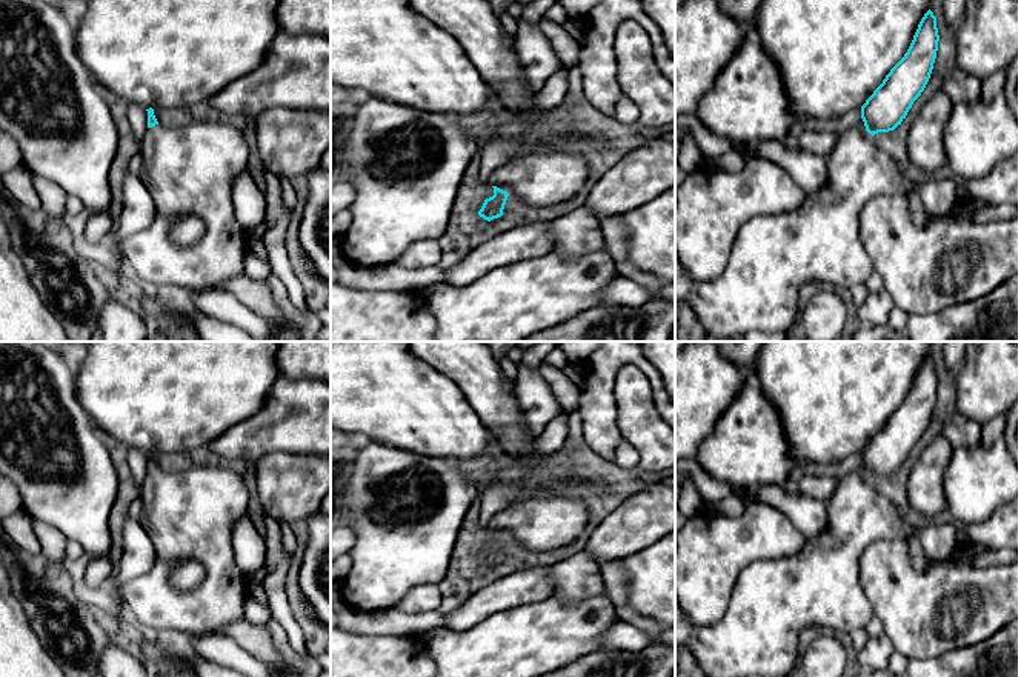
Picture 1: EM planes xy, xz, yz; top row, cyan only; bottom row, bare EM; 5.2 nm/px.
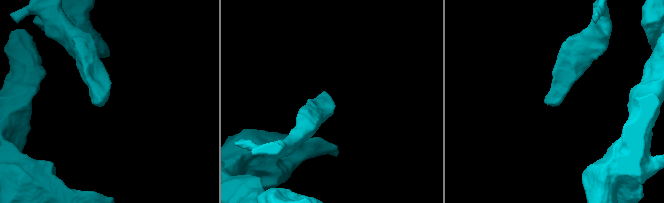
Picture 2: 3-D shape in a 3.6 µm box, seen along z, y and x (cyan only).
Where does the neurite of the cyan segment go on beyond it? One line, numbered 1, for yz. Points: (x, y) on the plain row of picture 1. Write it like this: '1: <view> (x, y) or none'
1: yz (772, 602)

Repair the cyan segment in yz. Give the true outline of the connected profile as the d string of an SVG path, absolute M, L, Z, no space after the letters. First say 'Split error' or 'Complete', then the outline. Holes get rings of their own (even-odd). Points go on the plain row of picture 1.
Split error. M929 354L921 363L904 402L861 451L864 474L844 474L826 502L827 523L793 555L755 560L740 572L726 614L712 626L694 626L675 597L675 648L689 648L706 677L786 677L797 663L800 635L820 625L827 632L866 628L873 611L858 579L860 557L880 540L906 540L915 532L881 494L873 480L893 475L924 435L938 395L936 362Z

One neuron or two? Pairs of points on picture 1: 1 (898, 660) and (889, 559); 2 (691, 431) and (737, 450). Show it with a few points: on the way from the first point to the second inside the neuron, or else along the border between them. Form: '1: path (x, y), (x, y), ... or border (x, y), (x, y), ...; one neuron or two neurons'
1: border (895, 650), (908, 659); two neurons
2: border (728, 408), (692, 457); two neurons

